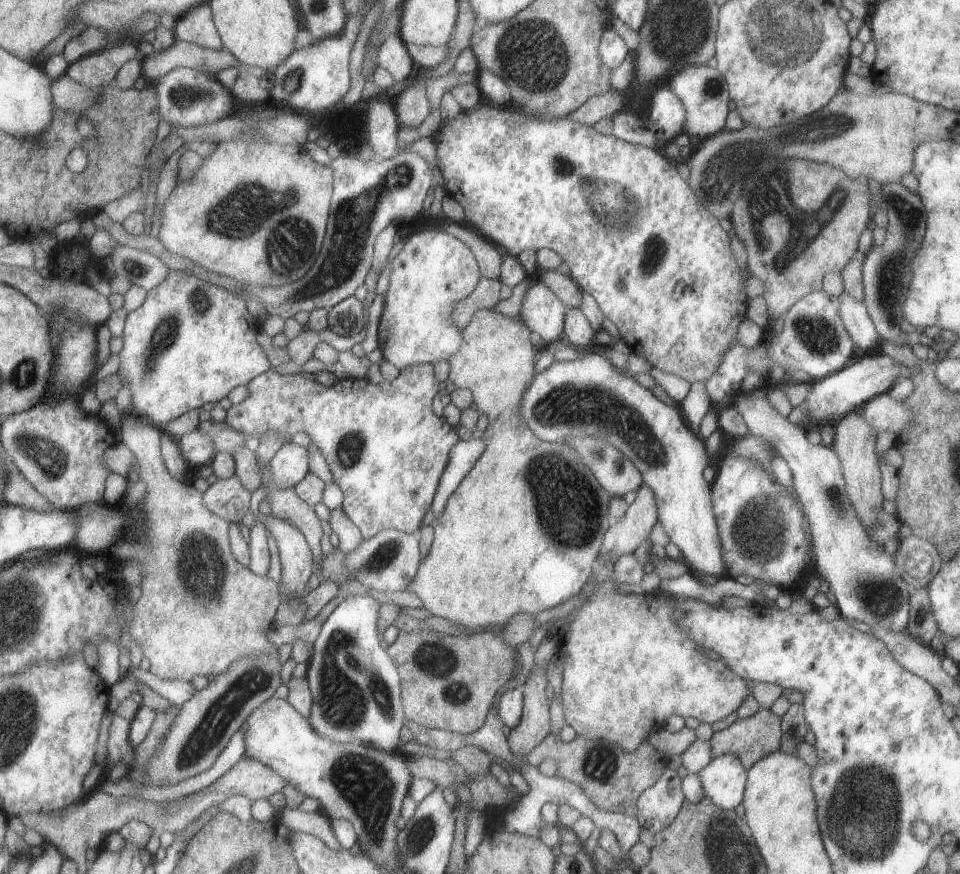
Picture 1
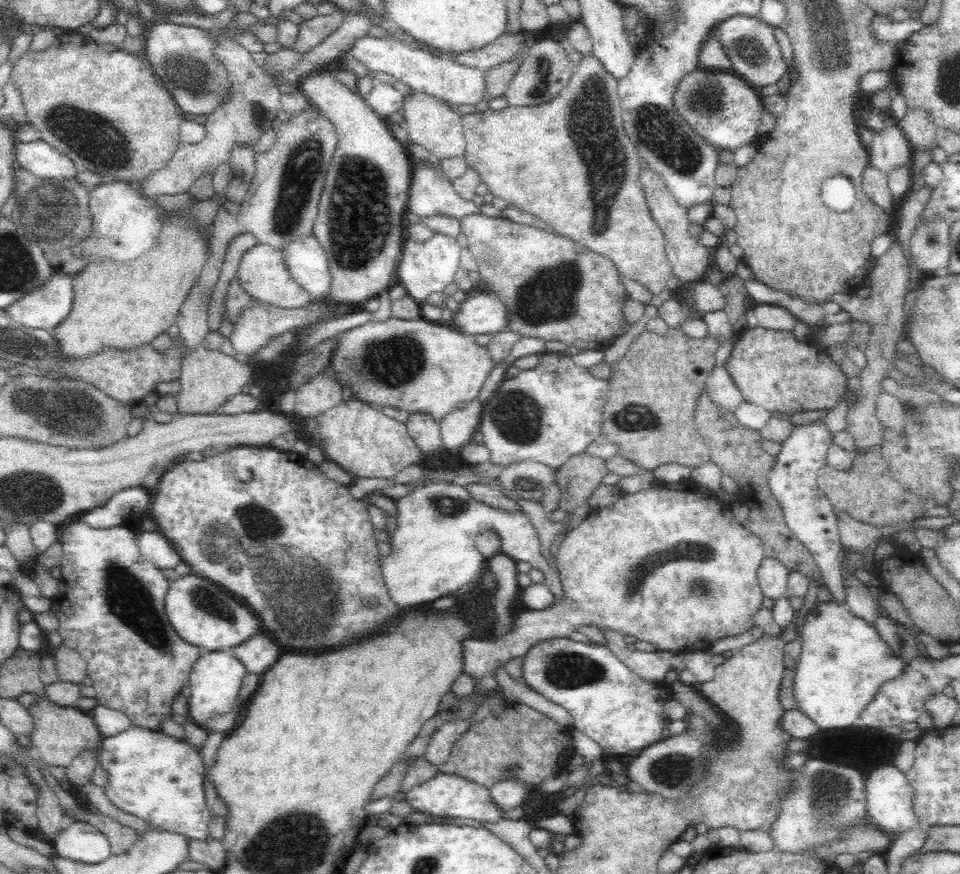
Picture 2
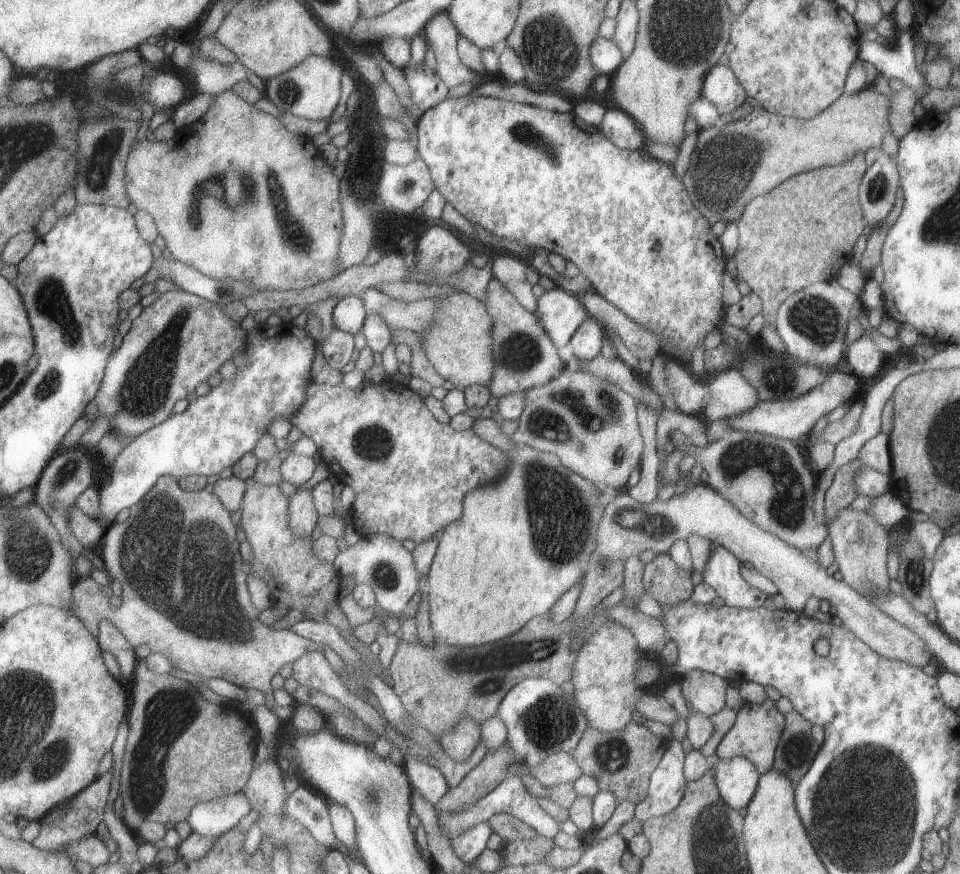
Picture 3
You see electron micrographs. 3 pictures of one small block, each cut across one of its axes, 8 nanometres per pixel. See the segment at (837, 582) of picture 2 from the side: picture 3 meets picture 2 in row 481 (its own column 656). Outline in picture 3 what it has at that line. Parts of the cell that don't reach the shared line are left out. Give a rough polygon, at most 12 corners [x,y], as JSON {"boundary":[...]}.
{"boundary":[[673,738],[636,805],[640,822],[680,804],[688,784],[682,743]]}

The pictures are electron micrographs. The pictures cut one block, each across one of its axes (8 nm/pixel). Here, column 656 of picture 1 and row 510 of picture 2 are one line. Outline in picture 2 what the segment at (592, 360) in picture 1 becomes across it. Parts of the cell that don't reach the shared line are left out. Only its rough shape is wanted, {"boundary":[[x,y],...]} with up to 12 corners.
{"boundary":[[451,482],[394,501],[381,570],[396,606],[430,603],[486,564],[475,538],[561,579],[526,513]]}

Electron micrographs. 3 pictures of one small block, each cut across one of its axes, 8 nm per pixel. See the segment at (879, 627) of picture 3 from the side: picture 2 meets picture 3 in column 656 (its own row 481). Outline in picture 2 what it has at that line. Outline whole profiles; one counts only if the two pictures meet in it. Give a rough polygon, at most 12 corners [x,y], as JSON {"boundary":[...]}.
{"boundary":[[523,461],[504,468],[502,487],[541,499],[556,470]]}

